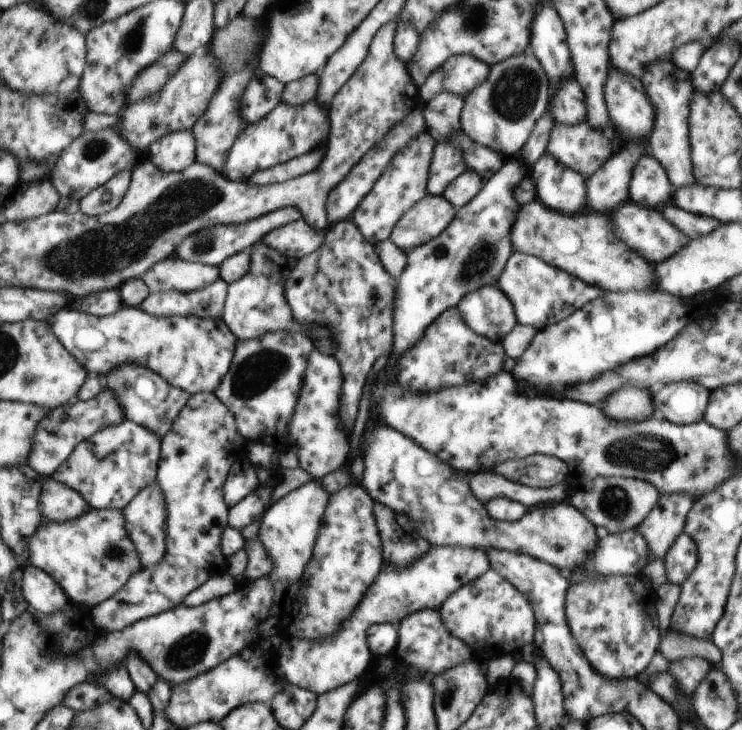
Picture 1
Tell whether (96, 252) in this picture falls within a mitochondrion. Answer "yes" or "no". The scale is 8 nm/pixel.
yes

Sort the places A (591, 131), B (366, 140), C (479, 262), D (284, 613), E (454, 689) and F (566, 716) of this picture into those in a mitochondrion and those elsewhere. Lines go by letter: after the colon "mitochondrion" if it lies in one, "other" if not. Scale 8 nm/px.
A: other
B: mitochondrion
C: mitochondrion
D: other
E: mitochondrion
F: other

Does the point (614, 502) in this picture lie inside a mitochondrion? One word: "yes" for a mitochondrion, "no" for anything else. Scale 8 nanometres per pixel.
yes

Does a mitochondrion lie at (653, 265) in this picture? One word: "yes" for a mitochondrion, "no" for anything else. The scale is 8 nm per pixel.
no

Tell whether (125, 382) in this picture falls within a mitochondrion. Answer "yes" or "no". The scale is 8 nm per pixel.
yes

